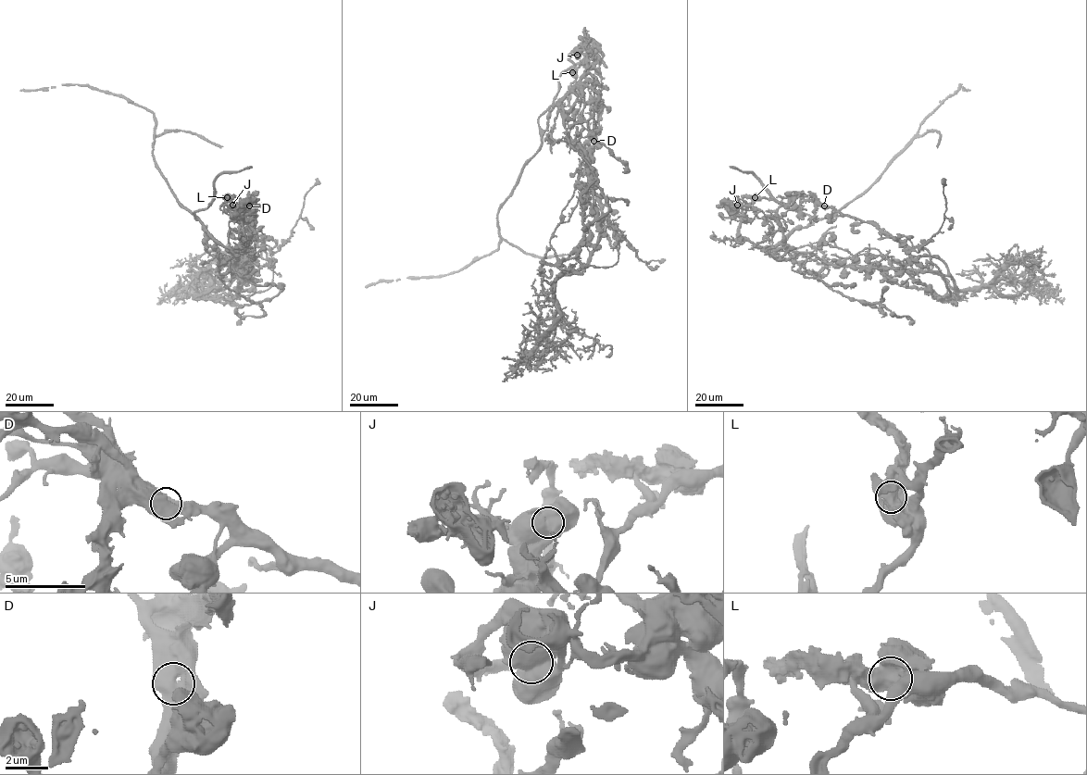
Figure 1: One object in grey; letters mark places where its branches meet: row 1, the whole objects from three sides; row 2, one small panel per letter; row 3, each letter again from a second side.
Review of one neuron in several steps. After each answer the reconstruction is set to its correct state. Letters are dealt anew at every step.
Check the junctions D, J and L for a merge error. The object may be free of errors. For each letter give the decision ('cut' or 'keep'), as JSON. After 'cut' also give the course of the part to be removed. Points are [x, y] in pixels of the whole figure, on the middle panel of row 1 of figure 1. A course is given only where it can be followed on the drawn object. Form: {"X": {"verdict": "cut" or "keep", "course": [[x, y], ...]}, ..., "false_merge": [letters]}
{"D": {"verdict": "keep"}, "J": {"verdict": "cut", "course": [[577, 55], [588, 56], [587, 70], [551, 111], [541, 146], [502, 204], [499, 247], [447, 274], [365, 287]]}, "L": {"verdict": "keep"}, "false_merge": ["J"]}

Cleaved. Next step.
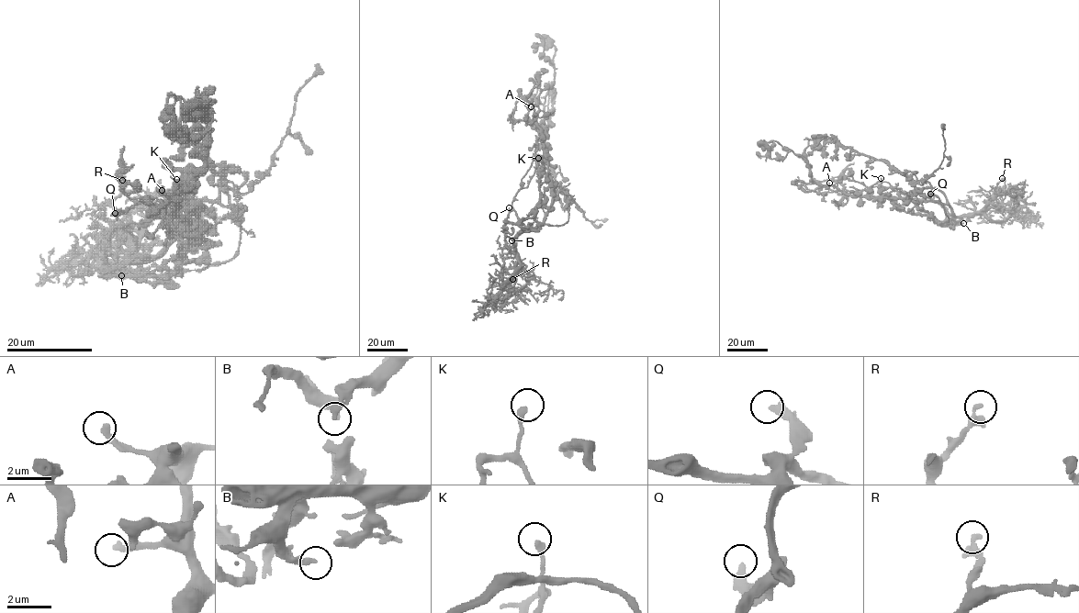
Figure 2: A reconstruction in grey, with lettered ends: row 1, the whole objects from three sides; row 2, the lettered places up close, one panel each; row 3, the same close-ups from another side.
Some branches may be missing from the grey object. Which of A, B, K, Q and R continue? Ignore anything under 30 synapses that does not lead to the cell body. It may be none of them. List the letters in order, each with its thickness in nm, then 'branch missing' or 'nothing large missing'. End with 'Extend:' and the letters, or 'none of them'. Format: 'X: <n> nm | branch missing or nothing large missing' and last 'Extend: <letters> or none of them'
A: 300 nm | nothing large missing
B: 190 nm | nothing large missing
K: 260 nm | nothing large missing
Q: 360 nm | nothing large missing
R: 200 nm | nothing large missing
Extend: none of them

